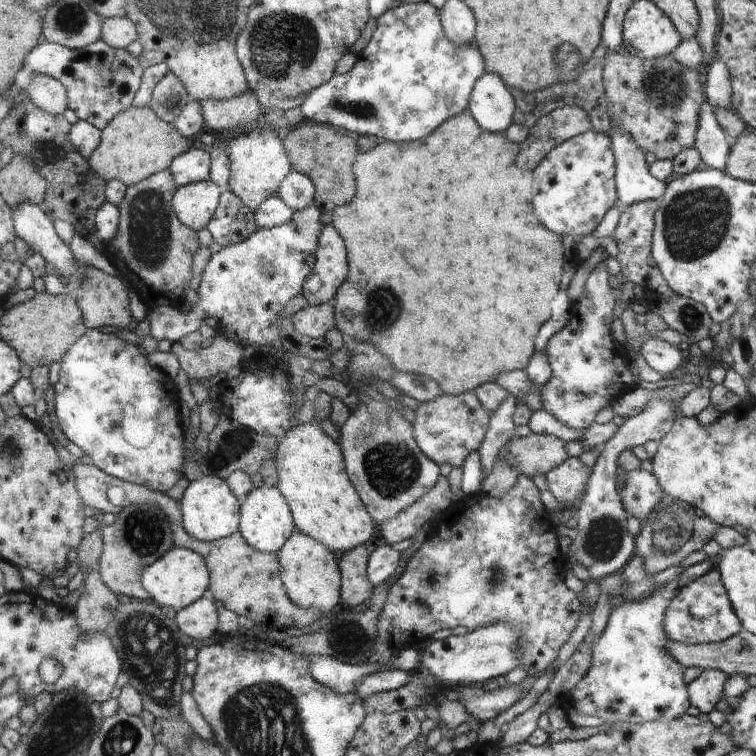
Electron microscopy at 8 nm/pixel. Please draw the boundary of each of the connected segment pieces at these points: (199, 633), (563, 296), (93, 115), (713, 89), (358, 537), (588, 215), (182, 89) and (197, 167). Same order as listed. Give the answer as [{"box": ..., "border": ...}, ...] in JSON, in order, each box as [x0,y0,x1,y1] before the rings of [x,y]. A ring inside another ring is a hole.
[{"box":[176,597,218,640],"border":[[[202,597],[194,605],[177,612],[176,621],[186,636],[208,640],[217,631],[218,612],[212,599]]]},{"box":[532,290,572,357],"border":[[[560,290],[560,294],[554,298],[554,302],[550,304],[550,310],[552,310],[552,316],[548,318],[548,322],[544,322],[544,326],[540,328],[538,336],[535,340],[535,352],[532,357],[535,357],[536,353],[544,352],[547,342],[551,336],[554,336],[562,327],[572,318],[571,308],[572,301],[566,293],[567,290]]]},{"box":[24,38,144,130],"border":[[[103,38],[87,46],[85,49],[73,49],[66,45],[45,40],[28,55],[24,70],[32,75],[47,74],[61,80],[70,91],[69,102],[71,109],[77,113],[82,121],[88,121],[102,130],[124,111],[130,110],[135,104],[136,95],[143,86],[144,66],[128,49],[119,49],[108,44]]]},{"box":[705,59,733,108],"border":[[[714,59],[708,68],[705,85],[708,91],[708,102],[713,107],[731,108],[733,93],[730,67],[723,60]]]},{"box":[275,423,374,549],"border":[[[311,423],[294,425],[286,436],[277,442],[276,448],[275,462],[279,478],[276,486],[291,505],[297,531],[322,541],[325,545],[332,546],[333,549],[350,548],[354,544],[366,542],[372,536],[374,524],[370,518],[371,513],[364,508],[362,499],[344,470],[344,458],[340,454],[338,444],[325,433],[321,426],[314,428]]]},{"box":[535,130,614,237],"border":[[[595,130],[579,134],[556,147],[535,168],[536,214],[557,235],[587,237],[614,206],[614,157],[610,138]]]},{"box":[150,71,193,123],"border":[[[174,71],[158,85],[155,96],[150,104],[152,108],[169,123],[175,123],[183,113],[185,106],[192,102],[193,98],[185,85]]]},{"box":[171,145,211,186],"border":[[[198,145],[180,155],[171,166],[180,186],[207,181],[210,177],[211,155],[207,148]]]}]

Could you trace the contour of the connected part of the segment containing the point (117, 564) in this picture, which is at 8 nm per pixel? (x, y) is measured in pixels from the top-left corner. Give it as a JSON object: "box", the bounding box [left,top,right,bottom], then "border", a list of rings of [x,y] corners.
{"box":[99,504,176,600],"border":[[[129,504],[111,525],[103,528],[105,549],[99,566],[103,579],[117,594],[152,600],[152,594],[143,583],[144,571],[176,547],[174,537],[174,523],[160,505]]]}

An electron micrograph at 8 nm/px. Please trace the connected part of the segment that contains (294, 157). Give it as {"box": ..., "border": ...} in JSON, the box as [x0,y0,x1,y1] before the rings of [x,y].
{"box":[284,120,358,212],"border":[[[303,120],[288,130],[284,146],[290,156],[293,170],[308,175],[315,185],[315,201],[323,207],[324,212],[334,210],[335,206],[345,205],[356,194],[353,162],[358,154],[356,140],[338,127]]]}

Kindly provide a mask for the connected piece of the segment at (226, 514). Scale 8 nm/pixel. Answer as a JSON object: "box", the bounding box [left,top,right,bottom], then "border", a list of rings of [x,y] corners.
{"box":[184,473,240,542],"border":[[[205,473],[202,478],[191,482],[184,497],[184,524],[187,531],[192,536],[208,542],[234,534],[240,520],[238,501],[226,480]]]}

